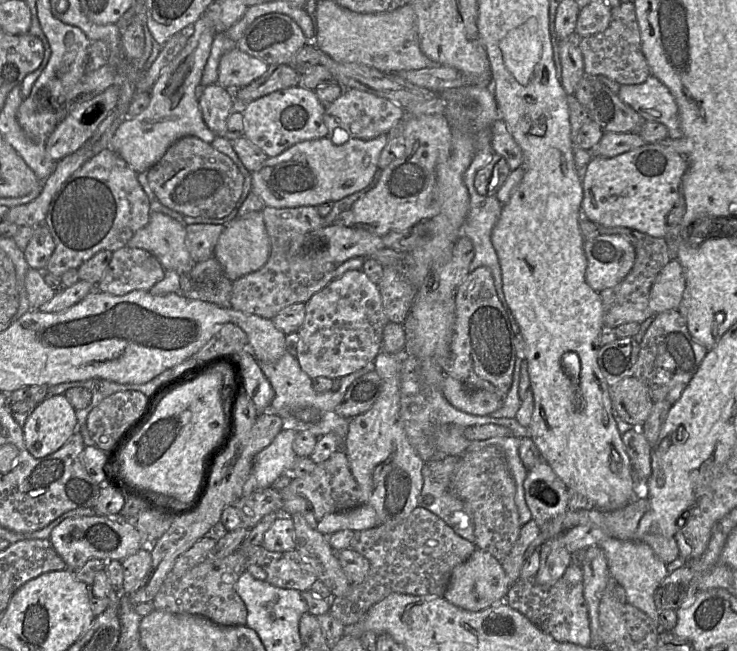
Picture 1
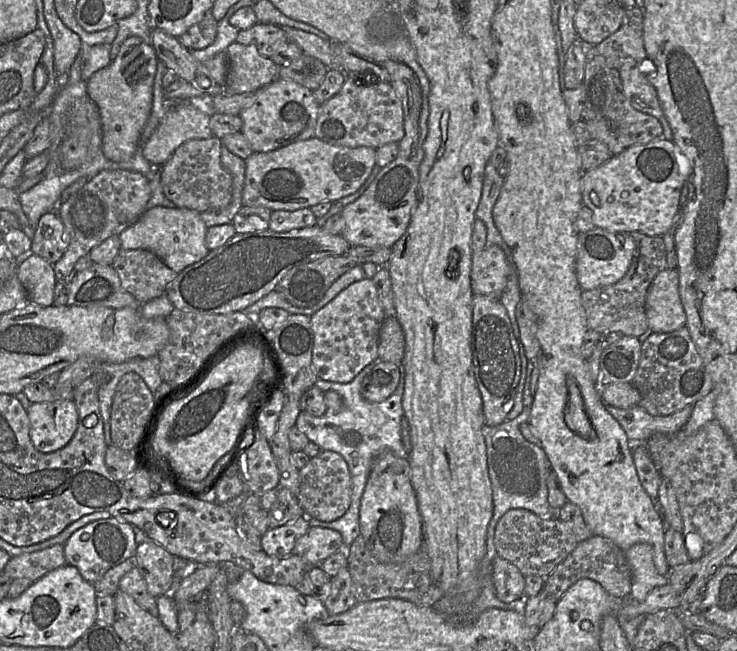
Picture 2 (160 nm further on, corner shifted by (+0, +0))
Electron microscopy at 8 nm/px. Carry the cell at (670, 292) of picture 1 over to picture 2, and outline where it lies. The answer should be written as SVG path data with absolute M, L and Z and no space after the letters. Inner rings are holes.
M664 269L653 279L646 297L646 317L653 333L670 333L686 325L677 269Z

